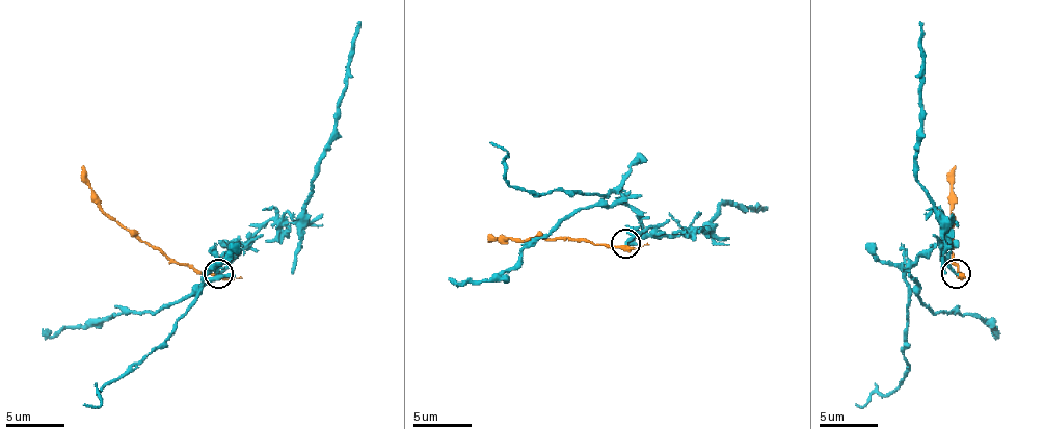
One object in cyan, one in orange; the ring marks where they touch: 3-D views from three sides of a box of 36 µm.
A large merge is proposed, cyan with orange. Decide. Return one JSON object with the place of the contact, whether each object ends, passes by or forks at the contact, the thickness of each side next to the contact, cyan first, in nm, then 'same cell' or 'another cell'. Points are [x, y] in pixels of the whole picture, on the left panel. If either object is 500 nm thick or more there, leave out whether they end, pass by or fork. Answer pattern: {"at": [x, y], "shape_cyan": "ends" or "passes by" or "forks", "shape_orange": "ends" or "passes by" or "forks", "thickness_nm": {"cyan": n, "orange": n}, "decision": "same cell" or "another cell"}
{"at": [218, 273], "shape_cyan": "ends", "shape_orange": "passes by", "thickness_nm": {"cyan": 200, "orange": 280}, "decision": "another cell"}

